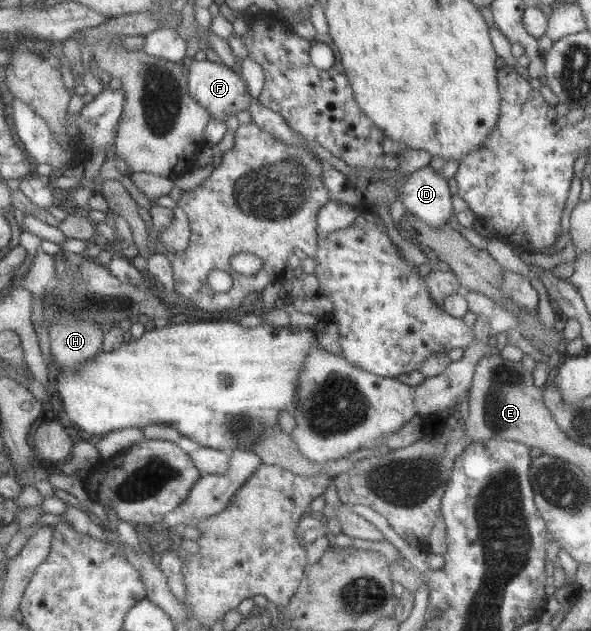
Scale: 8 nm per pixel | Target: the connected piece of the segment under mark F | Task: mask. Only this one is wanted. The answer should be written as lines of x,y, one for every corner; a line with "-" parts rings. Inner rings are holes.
194,60
188,70
190,94
203,107
209,110
212,121
222,121
228,118
228,115
235,115
238,111
246,111
251,103
251,96
246,91
246,85
240,75
236,75
234,68
214,61
196,61

